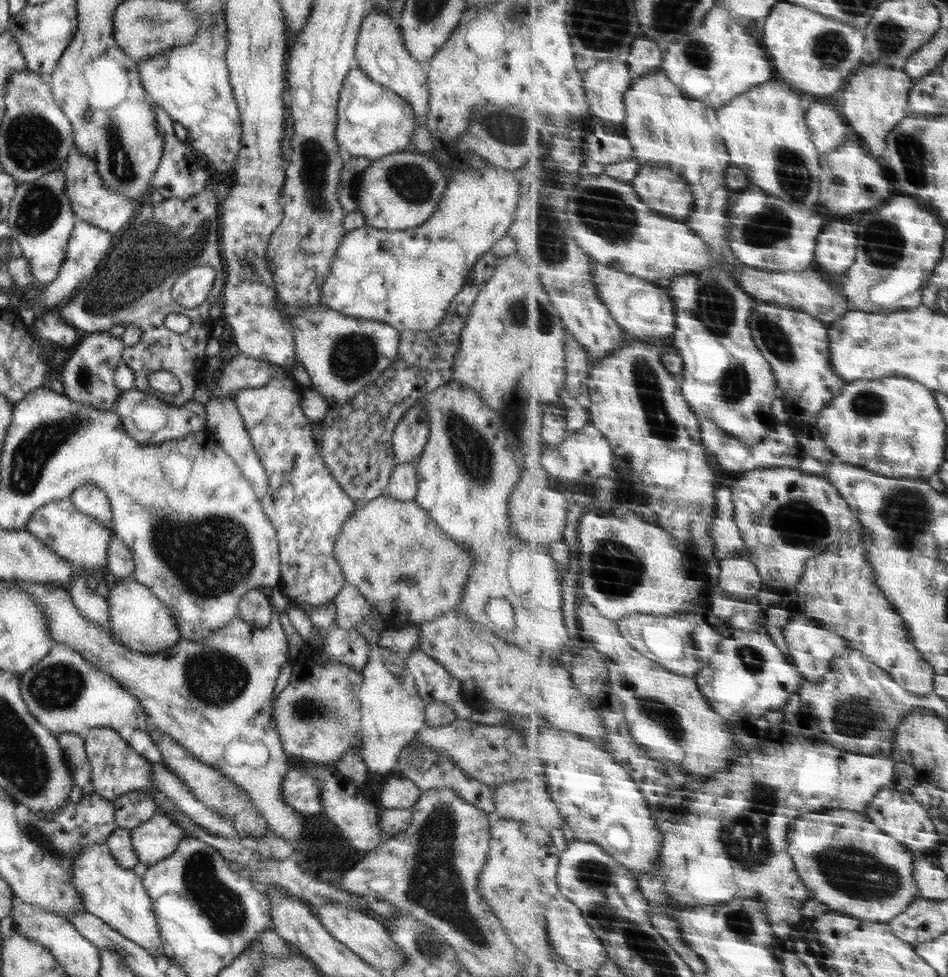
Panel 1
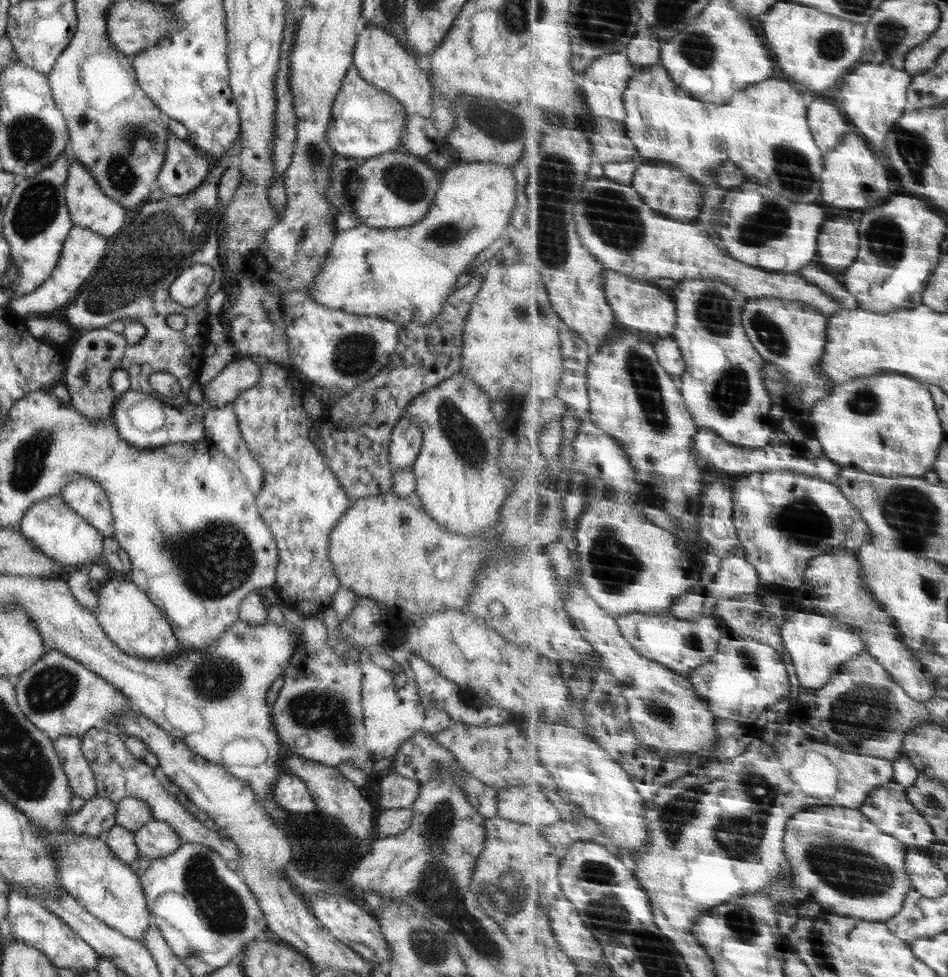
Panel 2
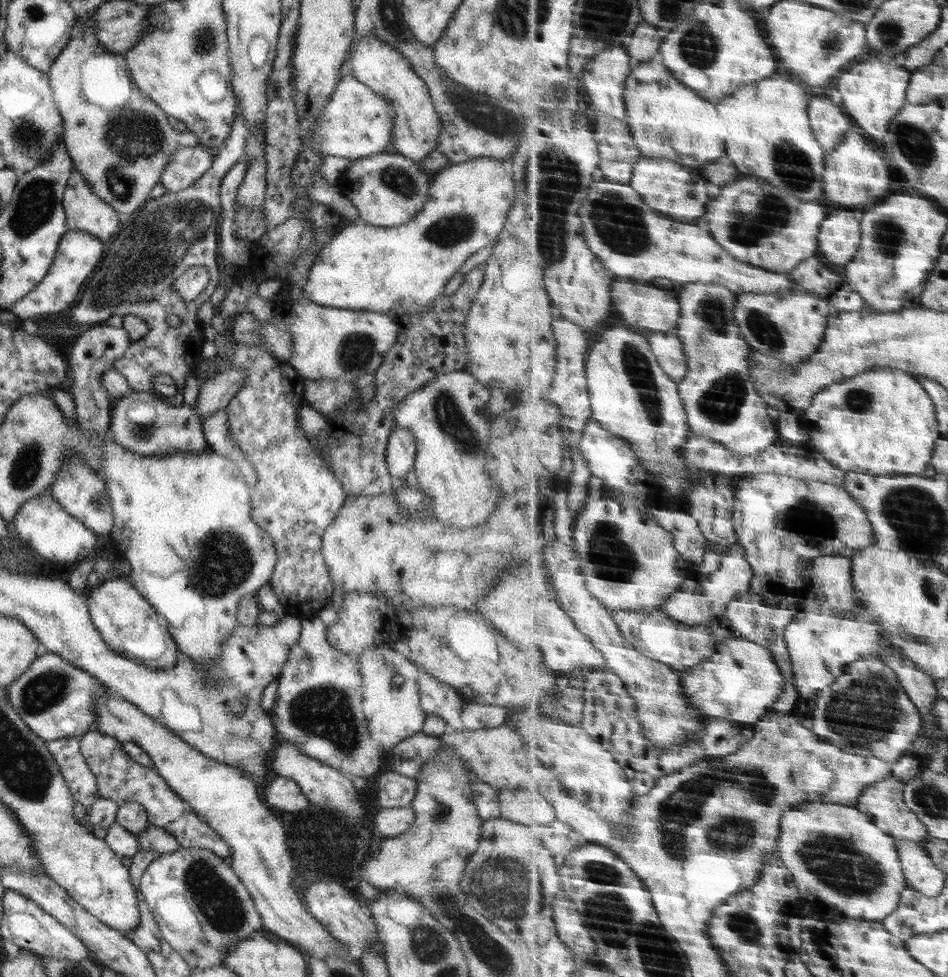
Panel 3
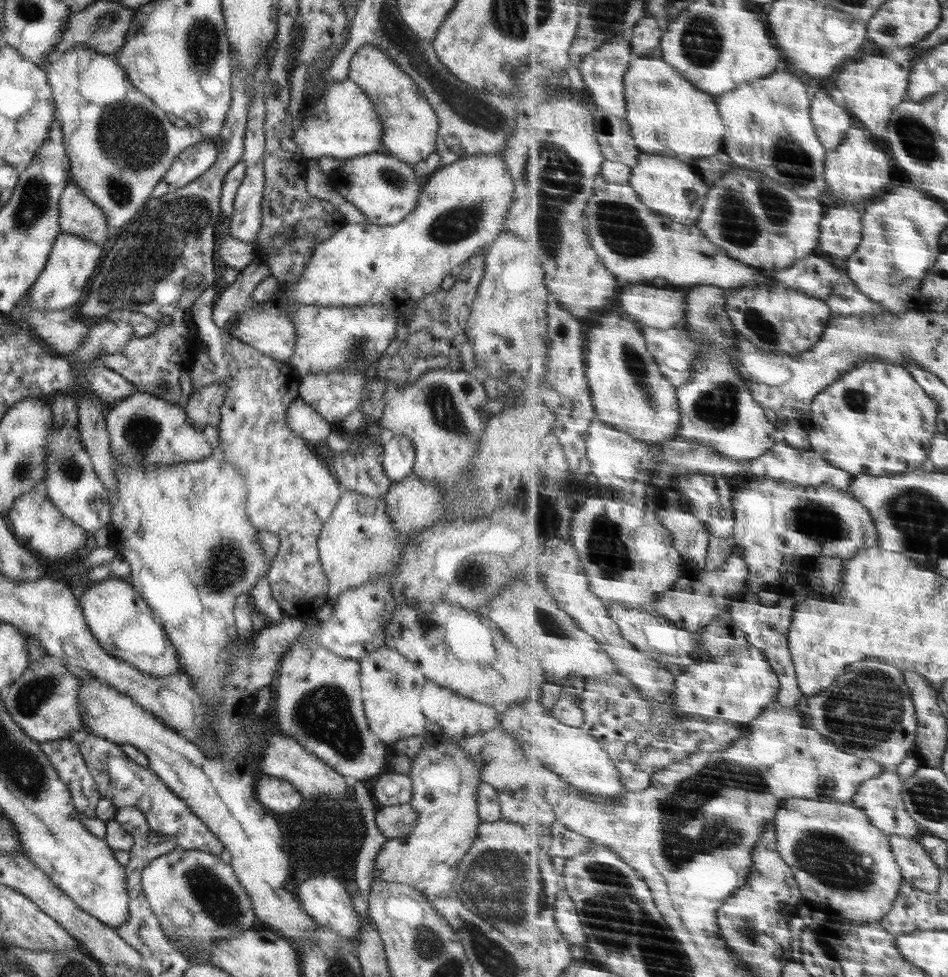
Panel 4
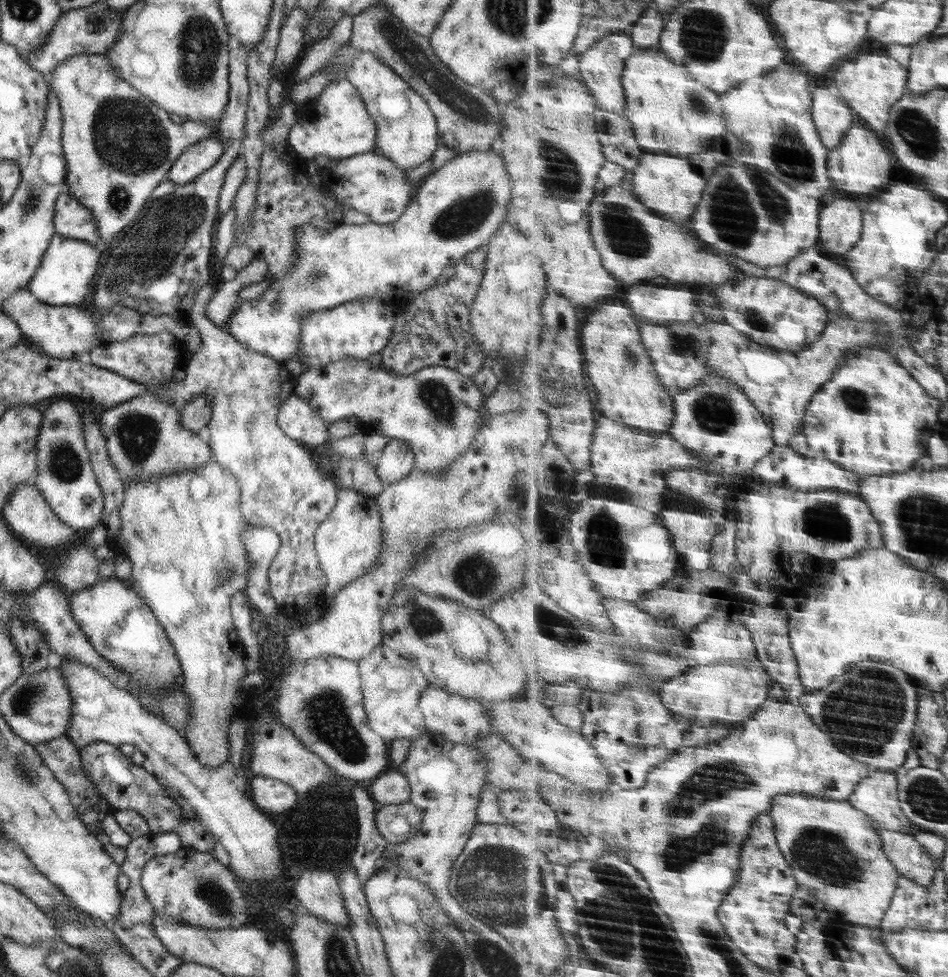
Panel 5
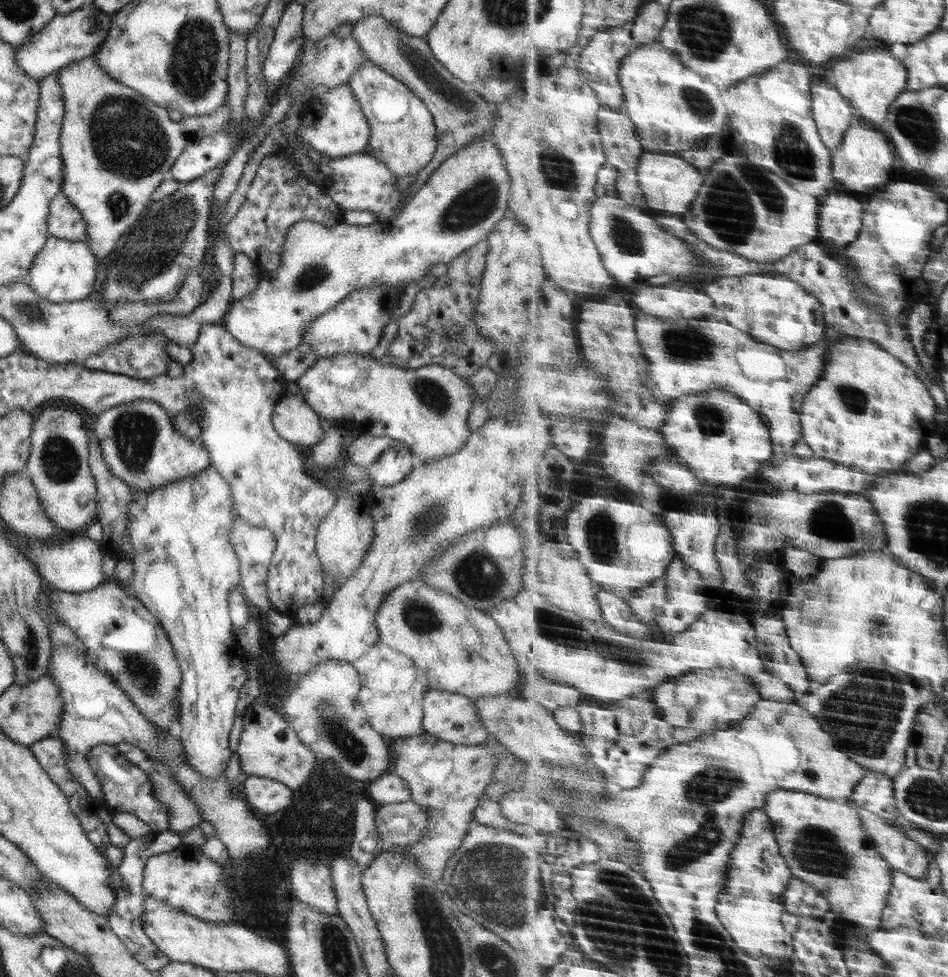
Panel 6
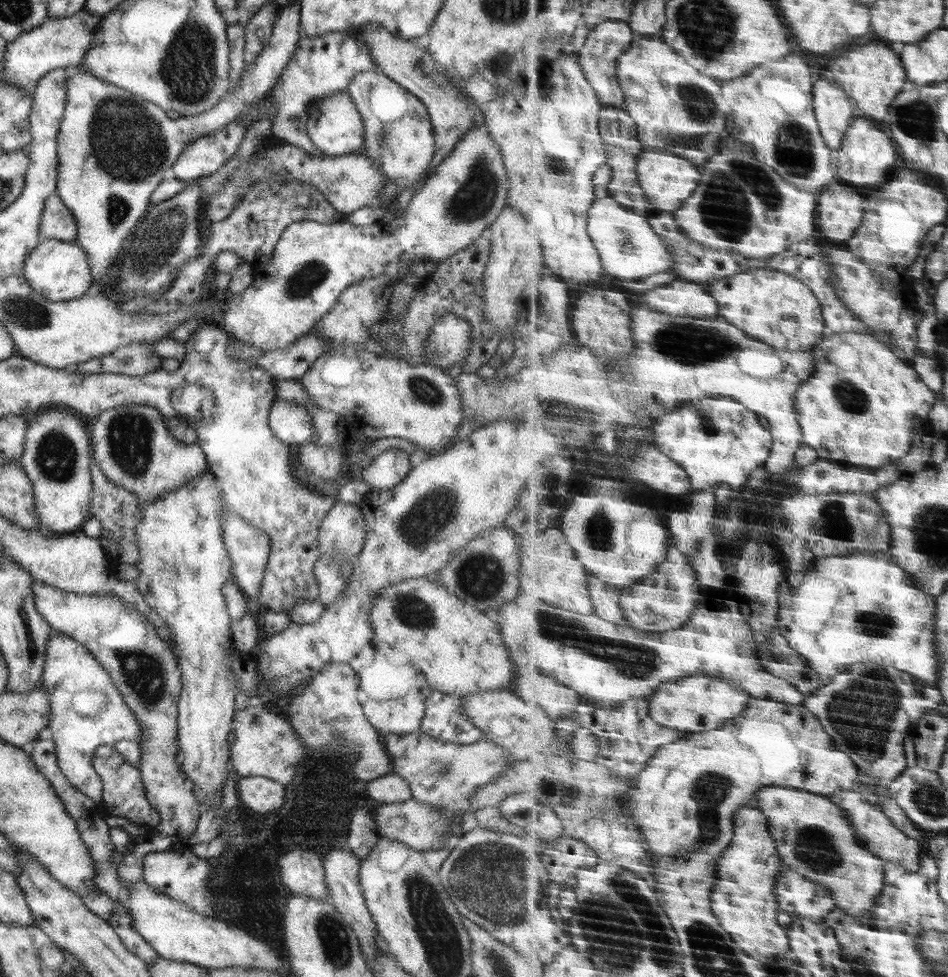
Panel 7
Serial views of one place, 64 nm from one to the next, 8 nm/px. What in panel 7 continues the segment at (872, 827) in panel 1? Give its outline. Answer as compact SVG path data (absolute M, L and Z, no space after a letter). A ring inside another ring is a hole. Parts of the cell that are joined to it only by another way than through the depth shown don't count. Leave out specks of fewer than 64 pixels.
M784 786L760 788L756 792L755 806L764 811L769 819L769 830L777 843L777 850L785 866L829 887L837 908L845 912L846 919L854 918L860 923L875 927L873 910L877 908L877 899L881 896L882 886L886 885L886 860L859 844L844 808L837 806L837 803L831 802L831 799L823 795Z

